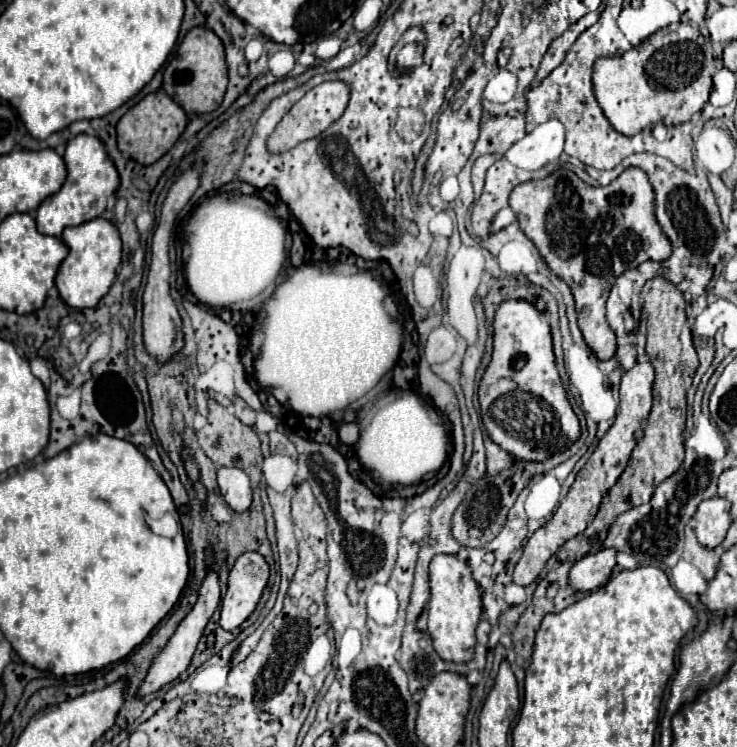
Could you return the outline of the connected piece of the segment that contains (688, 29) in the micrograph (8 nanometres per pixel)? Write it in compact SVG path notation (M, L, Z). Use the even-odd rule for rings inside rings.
M670 24L652 36L648 36L644 42L634 46L632 50L624 52L622 56L610 56L610 58L598 58L594 62L594 94L596 100L614 126L614 130L622 134L638 134L640 130L664 124L664 126L678 126L682 122L688 122L694 112L702 110L702 106L708 102L710 90L712 90L712 74L714 74L714 56L712 48L704 42L698 28L690 24Z

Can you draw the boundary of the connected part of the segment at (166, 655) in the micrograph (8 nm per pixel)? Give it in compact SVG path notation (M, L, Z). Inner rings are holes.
M208 570L206 578L204 578L204 582L202 582L202 588L200 588L200 596L198 596L196 606L194 606L192 612L182 620L182 624L178 626L176 634L170 638L168 646L166 646L166 648L156 656L156 660L154 660L154 664L152 664L152 668L150 668L150 672L148 672L148 676L144 678L144 682L142 682L140 690L138 690L138 694L144 696L144 694L150 694L150 692L160 690L162 686L174 682L174 680L176 680L176 678L178 678L178 676L188 668L190 658L192 658L192 654L194 654L194 650L196 650L196 644L198 644L198 640L200 640L200 636L202 636L202 632L204 632L204 626L208 624L210 616L214 614L218 602L220 602L218 574L212 572L212 570Z

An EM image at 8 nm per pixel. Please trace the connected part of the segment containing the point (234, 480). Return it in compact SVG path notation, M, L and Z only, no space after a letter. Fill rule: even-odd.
M220 468L218 470L218 486L224 502L236 510L244 512L252 504L252 486L250 478L240 468Z

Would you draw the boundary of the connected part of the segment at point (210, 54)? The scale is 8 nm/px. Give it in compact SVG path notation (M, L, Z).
M204 26L188 30L176 54L168 60L164 68L164 80L162 80L164 92L172 96L186 112L202 114L202 112L212 112L220 106L226 92L226 84L228 84L226 58L220 38L210 28Z

